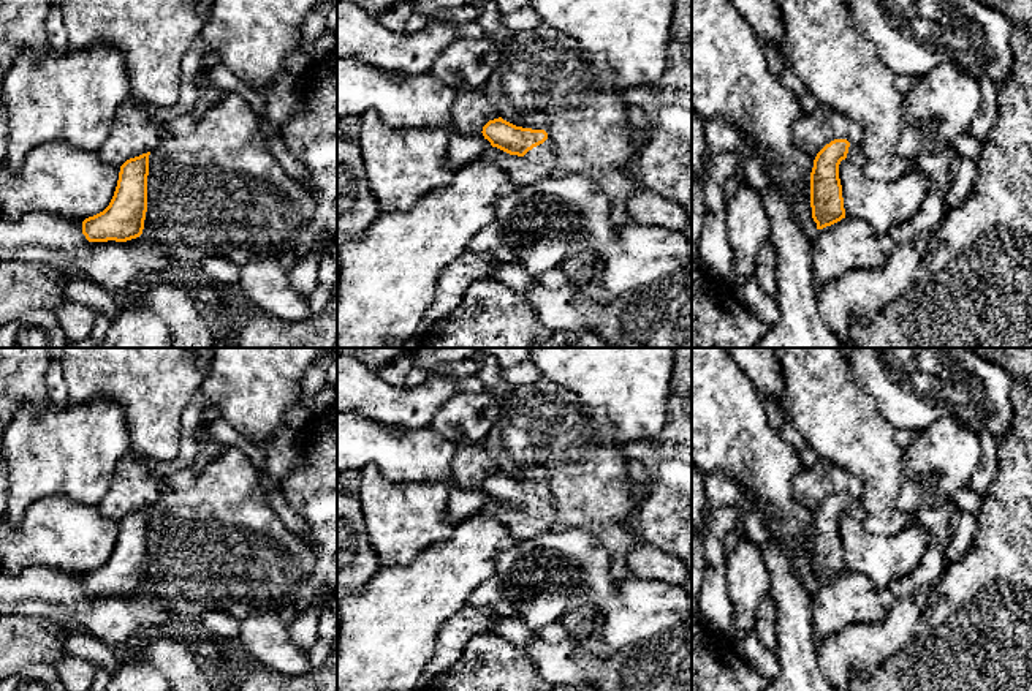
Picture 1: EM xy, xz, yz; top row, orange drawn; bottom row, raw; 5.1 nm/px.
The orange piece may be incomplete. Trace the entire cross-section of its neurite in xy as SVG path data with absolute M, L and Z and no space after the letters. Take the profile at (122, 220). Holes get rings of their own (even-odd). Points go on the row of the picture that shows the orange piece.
M149 155L127 160L120 166L117 187L109 206L82 221L89 242L127 242L142 234L147 212Z

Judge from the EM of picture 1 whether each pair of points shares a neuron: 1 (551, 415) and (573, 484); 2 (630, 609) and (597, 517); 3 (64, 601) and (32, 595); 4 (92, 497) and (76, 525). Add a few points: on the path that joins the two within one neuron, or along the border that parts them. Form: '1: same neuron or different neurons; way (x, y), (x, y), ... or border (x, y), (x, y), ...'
1: same neuron; way (551, 432), (573, 456), (573, 467)
2: different neurons; border (602, 547), (610, 574), (622, 581)
3: same neuron; way (56, 595), (40, 595)
4: different neurons; border (51, 495), (64, 495), (95, 506)

